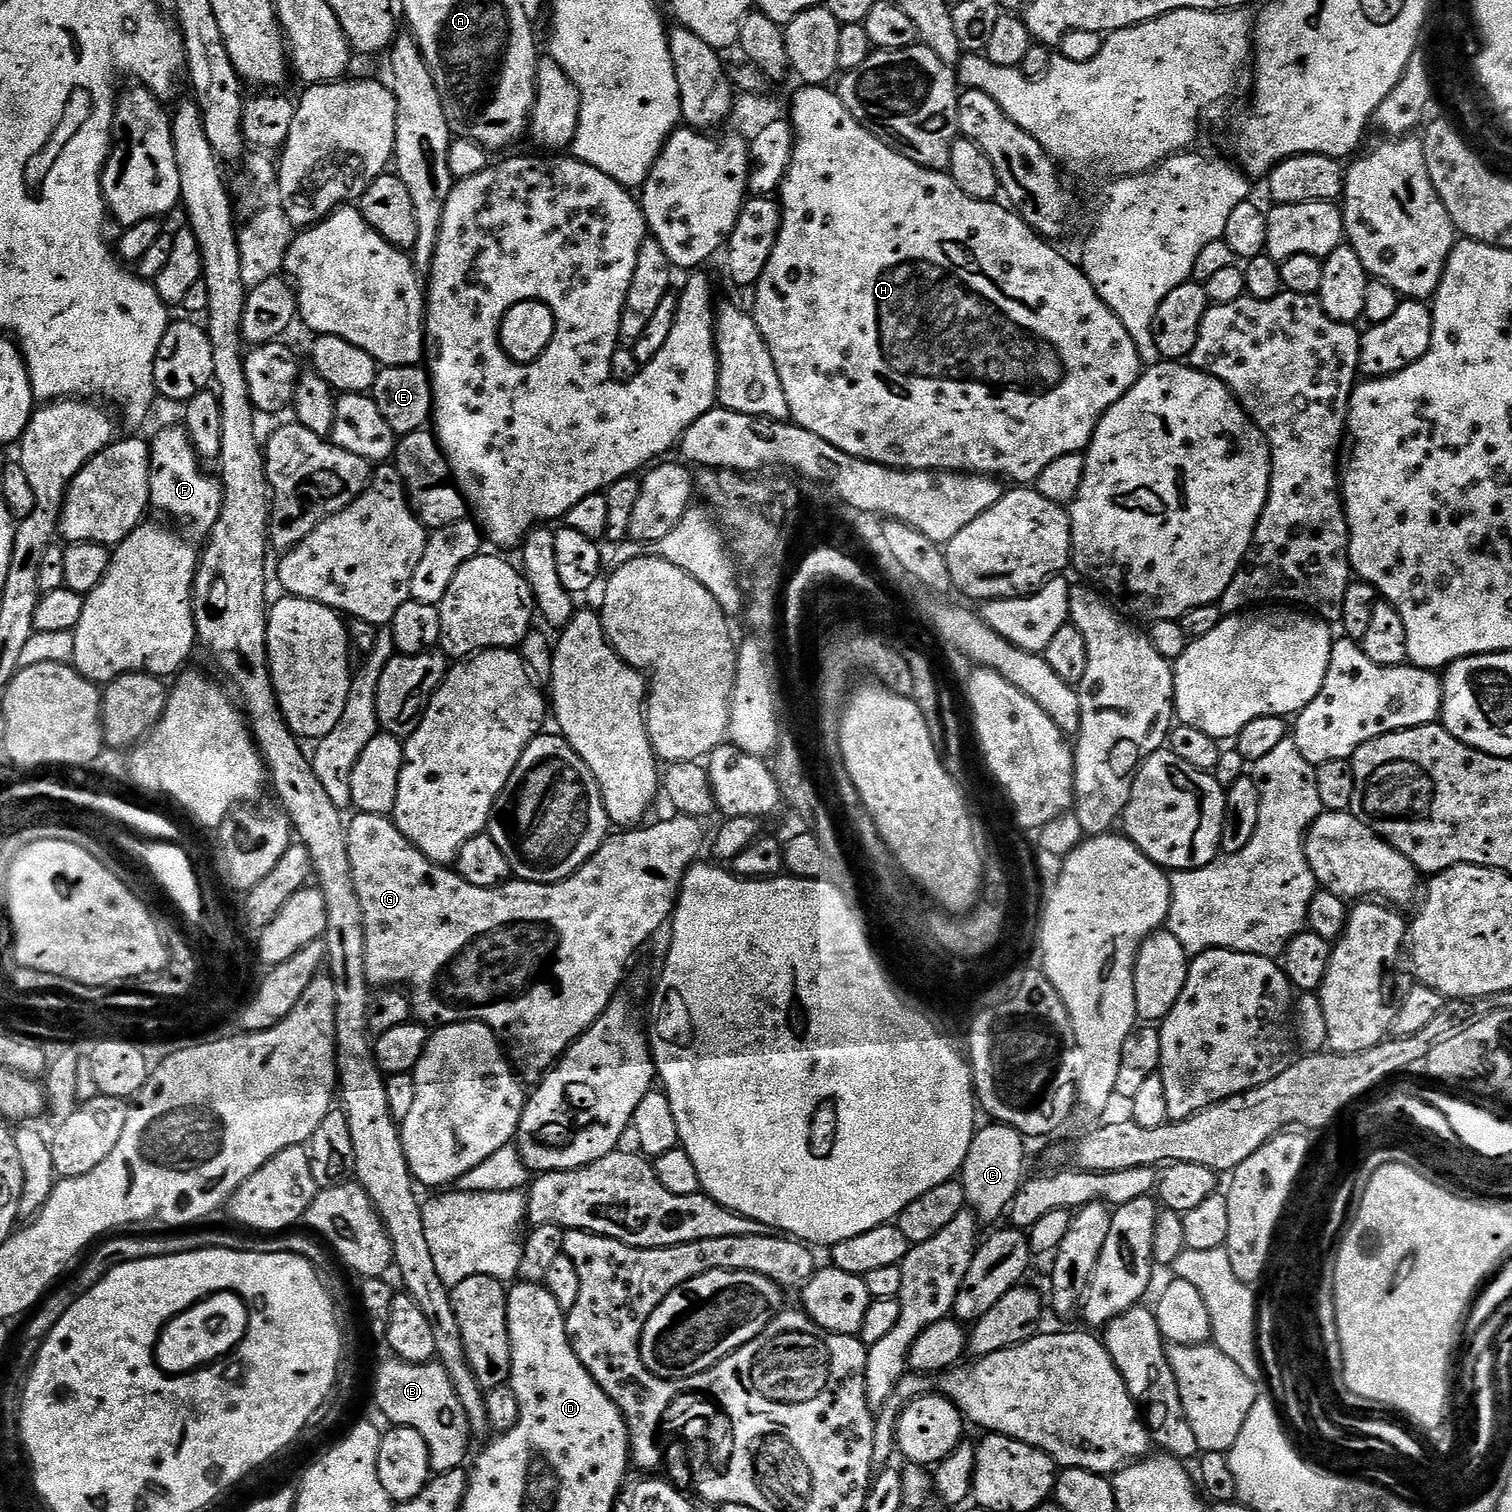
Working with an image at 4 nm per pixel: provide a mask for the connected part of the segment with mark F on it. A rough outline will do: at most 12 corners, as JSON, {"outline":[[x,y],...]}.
{"outline":[[183,427],[150,440],[153,509],[207,538],[224,487]]}

